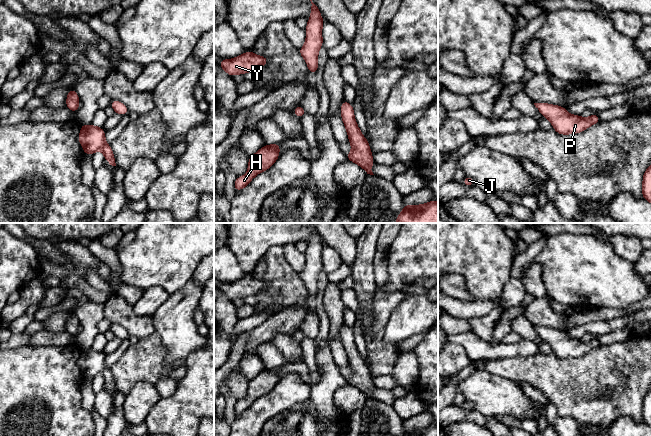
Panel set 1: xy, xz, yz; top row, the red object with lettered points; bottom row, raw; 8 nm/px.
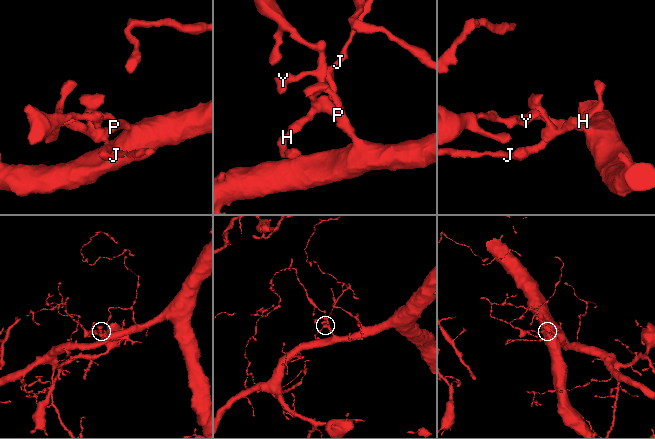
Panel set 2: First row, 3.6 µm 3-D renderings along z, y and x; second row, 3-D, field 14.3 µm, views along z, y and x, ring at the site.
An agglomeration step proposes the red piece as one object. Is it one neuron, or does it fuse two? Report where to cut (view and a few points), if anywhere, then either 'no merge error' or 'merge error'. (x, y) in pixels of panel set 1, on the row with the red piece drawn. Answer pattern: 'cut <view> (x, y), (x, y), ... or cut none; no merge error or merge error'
cut none; no merge error

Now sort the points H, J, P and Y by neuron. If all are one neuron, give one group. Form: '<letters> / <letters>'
H J P Y

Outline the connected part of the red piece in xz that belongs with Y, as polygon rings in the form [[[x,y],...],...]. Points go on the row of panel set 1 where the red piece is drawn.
[[[249,50],[236,58],[223,59],[218,63],[229,76],[233,77],[235,74],[243,75],[247,72],[256,71],[264,67],[268,61],[267,57],[257,56]]]

